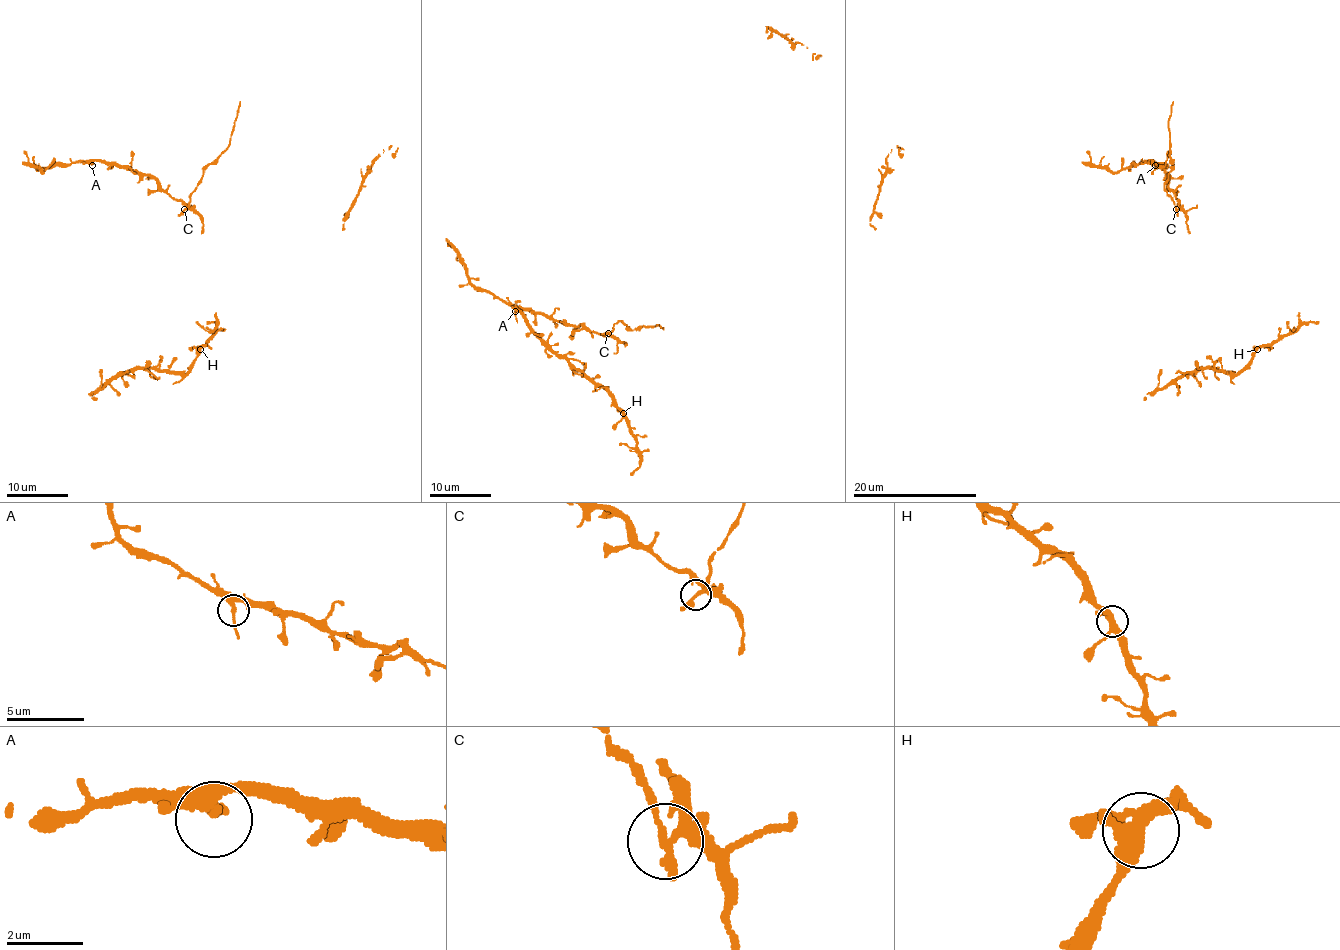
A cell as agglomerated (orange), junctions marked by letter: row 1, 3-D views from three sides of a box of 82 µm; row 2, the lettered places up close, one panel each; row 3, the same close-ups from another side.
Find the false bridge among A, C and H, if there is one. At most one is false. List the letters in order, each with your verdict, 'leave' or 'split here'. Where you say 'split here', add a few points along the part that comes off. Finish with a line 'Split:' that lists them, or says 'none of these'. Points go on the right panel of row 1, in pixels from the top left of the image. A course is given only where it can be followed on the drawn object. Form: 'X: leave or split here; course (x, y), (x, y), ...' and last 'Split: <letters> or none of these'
A: leave
C: split here; course (1176, 210), (1164, 187), (1173, 167), (1169, 117), (1173, 101)
H: leave
Split: C

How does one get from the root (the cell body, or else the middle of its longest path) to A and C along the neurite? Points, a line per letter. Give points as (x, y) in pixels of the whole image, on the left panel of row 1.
A: (217, 157), (205, 170), (188, 207), (172, 199), (149, 176), (102, 160), (93, 160), (92, 165)
C: (217, 157), (205, 170), (201, 182), (191, 194), (184, 210)

